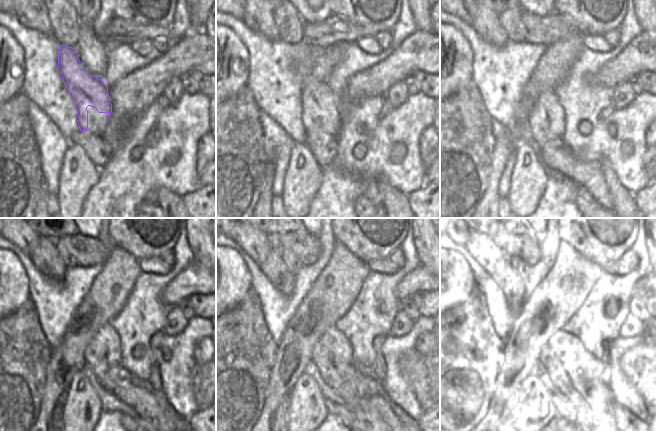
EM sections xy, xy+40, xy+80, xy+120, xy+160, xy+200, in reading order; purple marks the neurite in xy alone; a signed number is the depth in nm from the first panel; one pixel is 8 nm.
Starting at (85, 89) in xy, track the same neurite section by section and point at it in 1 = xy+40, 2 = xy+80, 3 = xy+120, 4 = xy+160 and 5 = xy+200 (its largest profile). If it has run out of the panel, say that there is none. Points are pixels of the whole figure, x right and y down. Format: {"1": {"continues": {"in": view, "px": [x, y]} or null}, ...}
{"1": {"continues": {"in": "xy+40", "px": [316, 93]}}, "2": {"continues": {"in": "xy+80", "px": [549, 101]}}, "3": {"continues": {"in": "xy+120", "px": [113, 351]}}, "4": {"continues": {"in": "xy+160", "px": [340, 348]}}, "5": {"continues": {"in": "xy+200", "px": [590, 392]}}}

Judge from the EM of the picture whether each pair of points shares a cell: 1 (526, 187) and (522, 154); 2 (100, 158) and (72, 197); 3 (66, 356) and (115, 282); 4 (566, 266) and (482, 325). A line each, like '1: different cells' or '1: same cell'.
1: same cell
2: different cells
3: same cell
4: different cells

